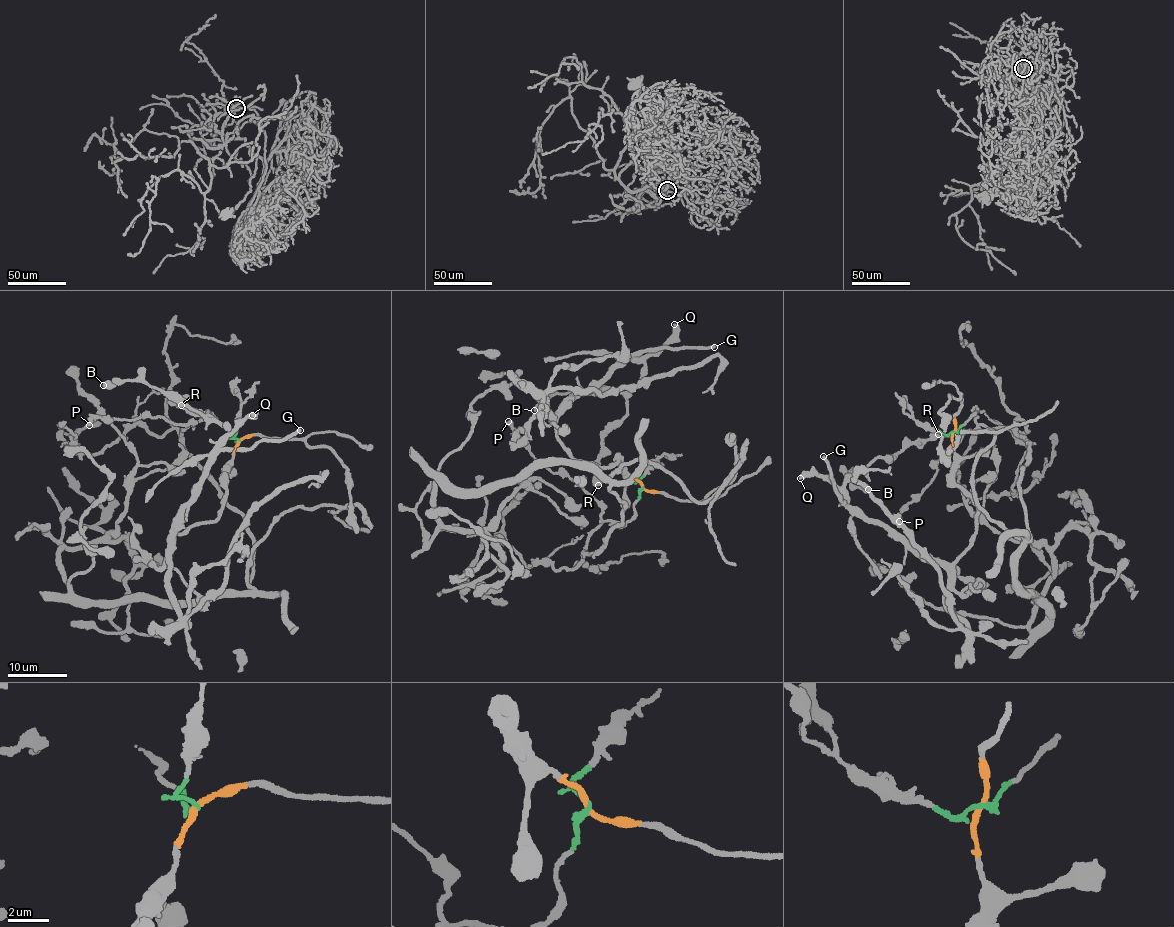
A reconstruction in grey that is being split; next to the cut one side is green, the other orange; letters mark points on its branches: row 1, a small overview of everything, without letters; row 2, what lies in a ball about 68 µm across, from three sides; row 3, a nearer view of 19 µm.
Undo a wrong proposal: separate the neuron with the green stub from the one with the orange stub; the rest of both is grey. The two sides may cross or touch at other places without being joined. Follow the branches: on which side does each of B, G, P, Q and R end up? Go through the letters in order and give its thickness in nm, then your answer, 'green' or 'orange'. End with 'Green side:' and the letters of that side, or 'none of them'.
B: 650 nm thick; orange
G: 320 nm thick; orange
P: 460 nm thick; green
Q: 480 nm thick; orange
R: 750 nm thick; orange
Green side: P

